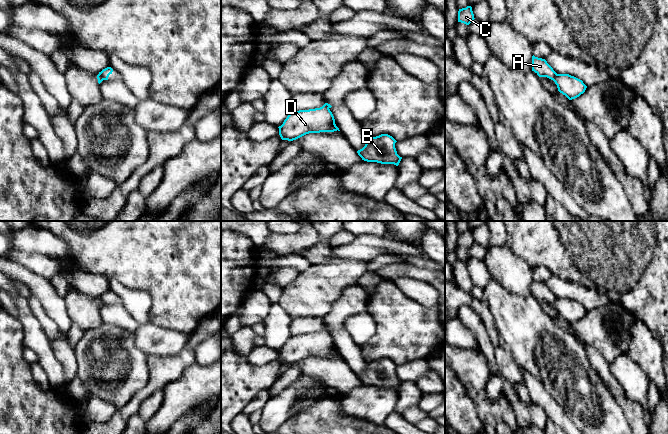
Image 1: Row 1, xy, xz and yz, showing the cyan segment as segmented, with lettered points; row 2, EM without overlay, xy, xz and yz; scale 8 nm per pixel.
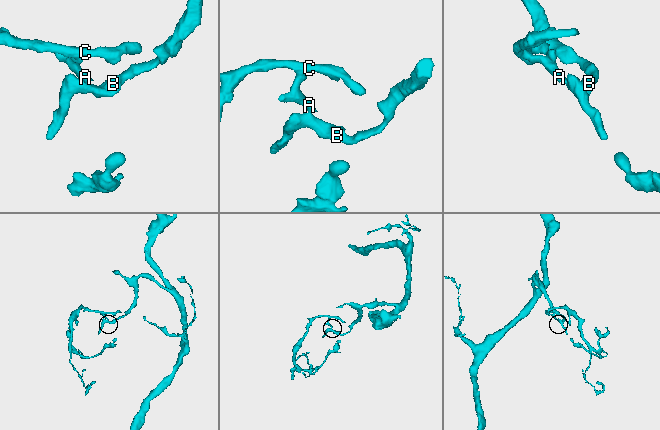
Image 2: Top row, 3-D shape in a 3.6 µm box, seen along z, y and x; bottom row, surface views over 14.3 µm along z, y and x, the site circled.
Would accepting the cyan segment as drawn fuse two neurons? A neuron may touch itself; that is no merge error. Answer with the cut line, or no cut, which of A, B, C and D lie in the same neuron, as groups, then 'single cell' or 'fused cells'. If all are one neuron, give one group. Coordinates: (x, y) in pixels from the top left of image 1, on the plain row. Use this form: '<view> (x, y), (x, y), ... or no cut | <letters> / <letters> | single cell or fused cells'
yz (557, 298), (553, 304) | A C / B D | fused cells

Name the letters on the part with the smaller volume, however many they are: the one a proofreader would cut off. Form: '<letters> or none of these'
A, C

